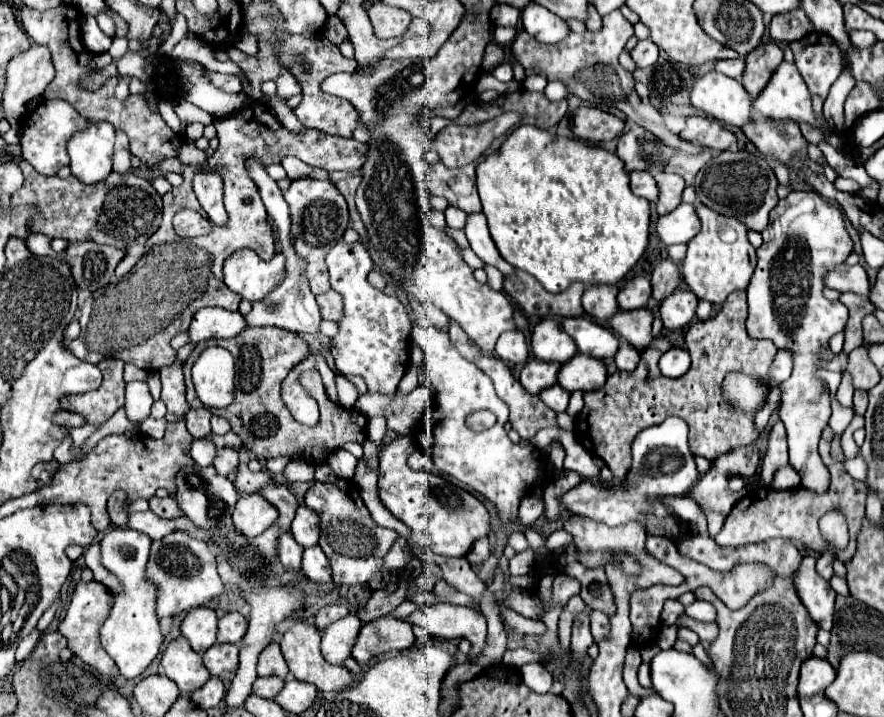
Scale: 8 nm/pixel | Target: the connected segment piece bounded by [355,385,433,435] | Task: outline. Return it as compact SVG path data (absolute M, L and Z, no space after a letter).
M417 387L409 393L409 397L385 397L377 393L365 393L357 399L355 409L361 411L367 417L385 415L387 417L387 429L400 435L411 434L413 428L418 426L423 411L427 409L427 403L433 405L433 395L427 387Z

